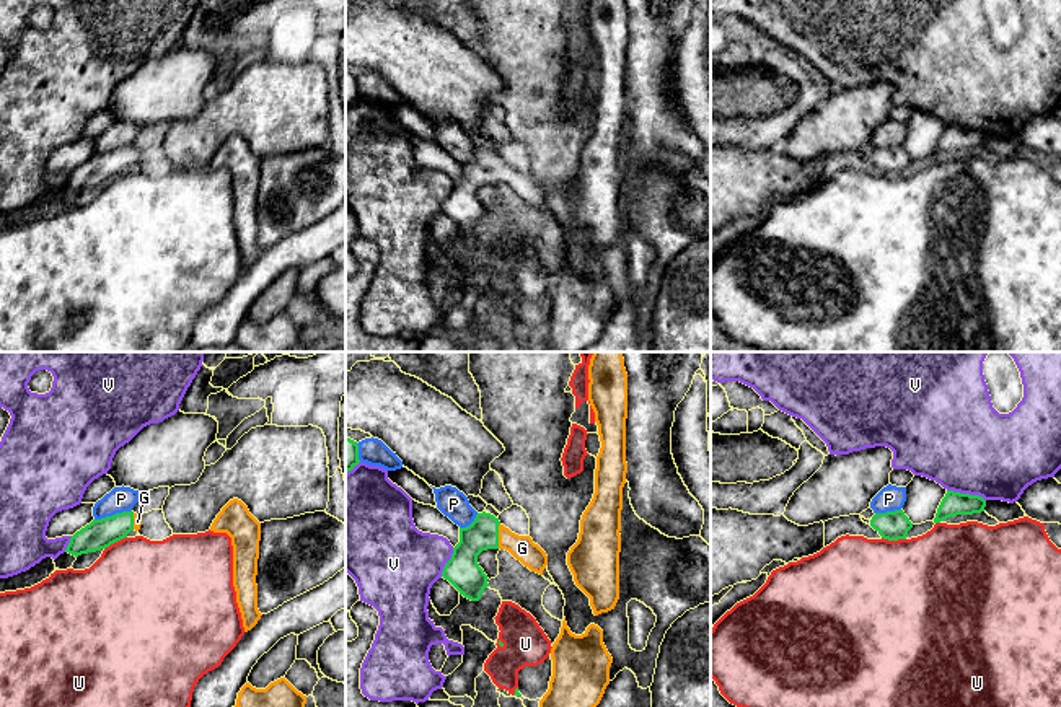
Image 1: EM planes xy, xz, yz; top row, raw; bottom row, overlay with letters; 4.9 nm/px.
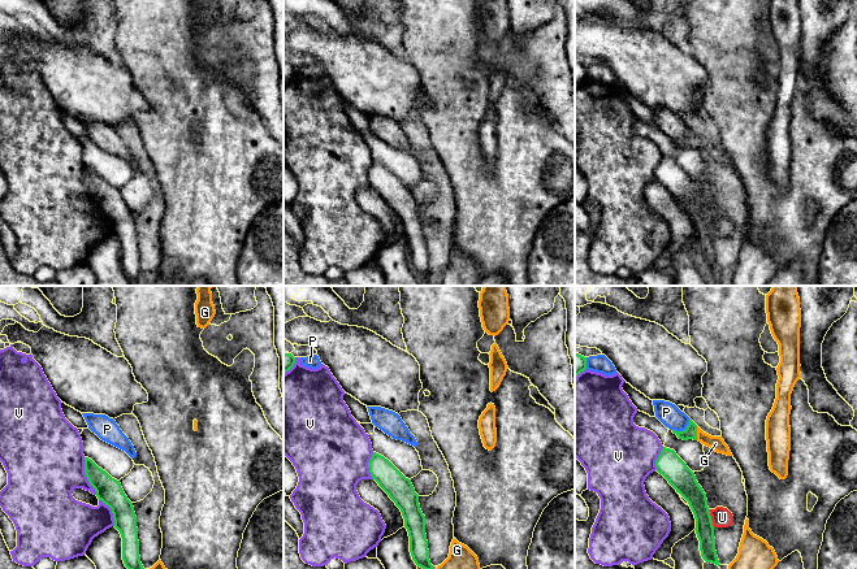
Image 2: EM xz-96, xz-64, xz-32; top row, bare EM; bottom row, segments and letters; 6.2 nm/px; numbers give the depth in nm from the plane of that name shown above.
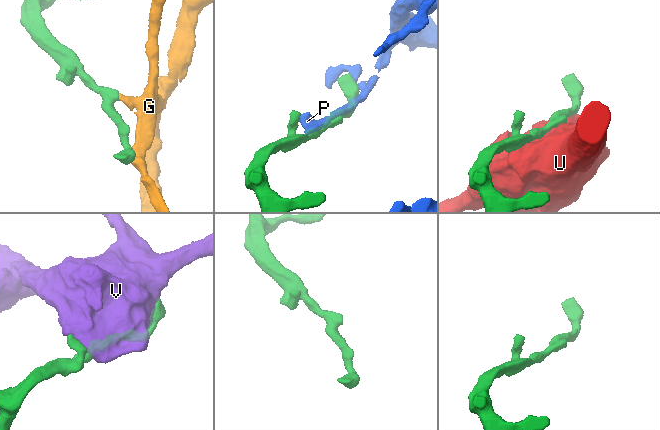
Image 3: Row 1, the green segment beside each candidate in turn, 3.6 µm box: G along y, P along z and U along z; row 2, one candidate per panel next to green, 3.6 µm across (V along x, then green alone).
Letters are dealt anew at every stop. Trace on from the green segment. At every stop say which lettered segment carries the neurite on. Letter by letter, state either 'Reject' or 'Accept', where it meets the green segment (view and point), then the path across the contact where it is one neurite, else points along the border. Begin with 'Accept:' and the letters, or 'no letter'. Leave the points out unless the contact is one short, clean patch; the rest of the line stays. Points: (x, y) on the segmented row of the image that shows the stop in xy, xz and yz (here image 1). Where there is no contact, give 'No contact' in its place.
Accept: G
G: Accept. Touches green at xz (497, 536)
P: Reject. Touches green at xy (113, 515)
U: Reject. Touches green at yz (893, 540)
V: Reject. Touches green at yz (967, 494)

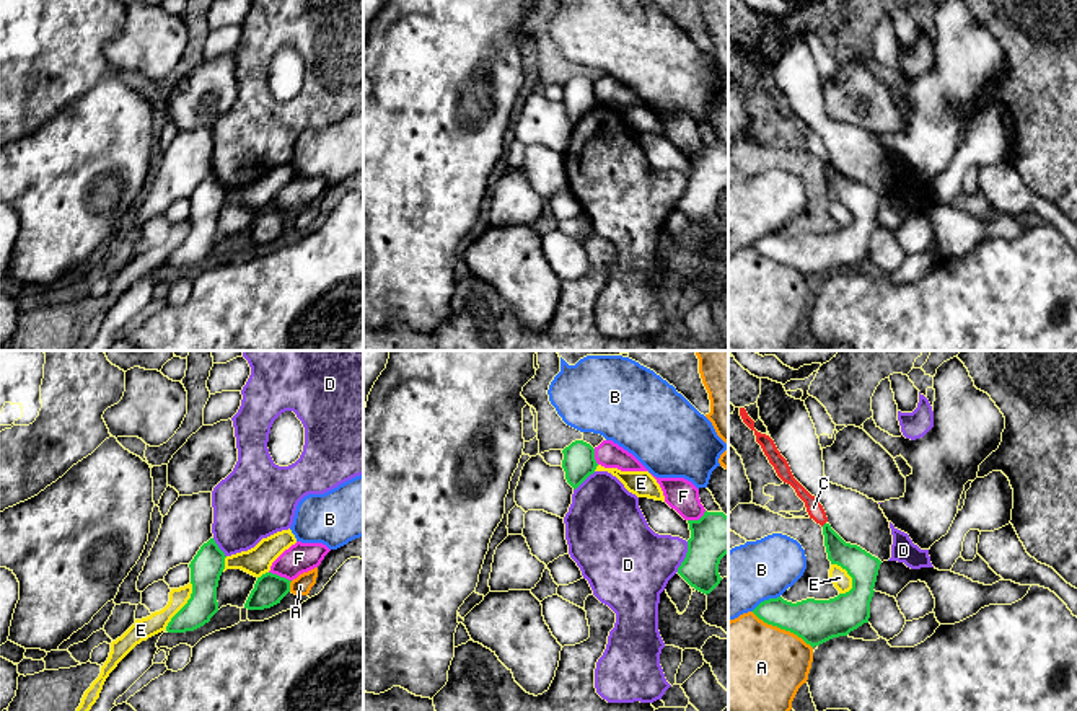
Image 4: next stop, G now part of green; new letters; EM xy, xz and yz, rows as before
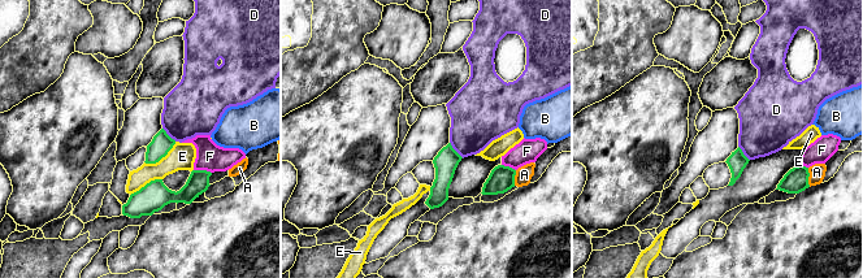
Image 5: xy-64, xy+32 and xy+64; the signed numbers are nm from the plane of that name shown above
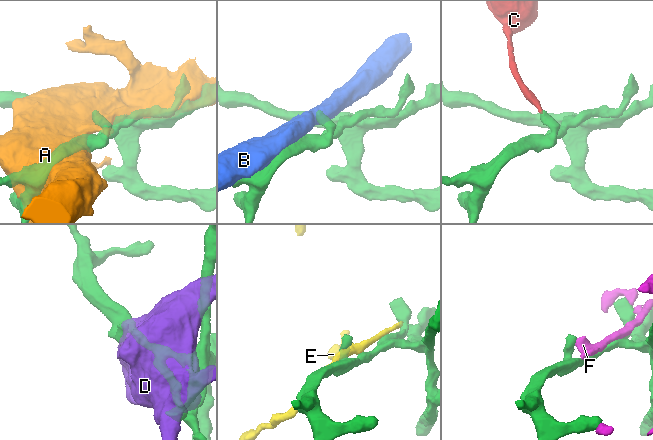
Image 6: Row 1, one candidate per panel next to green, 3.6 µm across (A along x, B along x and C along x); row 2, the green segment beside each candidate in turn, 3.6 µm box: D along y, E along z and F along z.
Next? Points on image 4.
Accept: no letter
A: Reject. Touches green at yz (782, 628)
B: Reject. Touches green at yz (764, 600)
C: Reject. No contact
D: Reject. Touches green at xz (686, 556)
E: Reject. Touches green at xy (184, 605)
F: Reject. Touches green at xy (279, 576)

